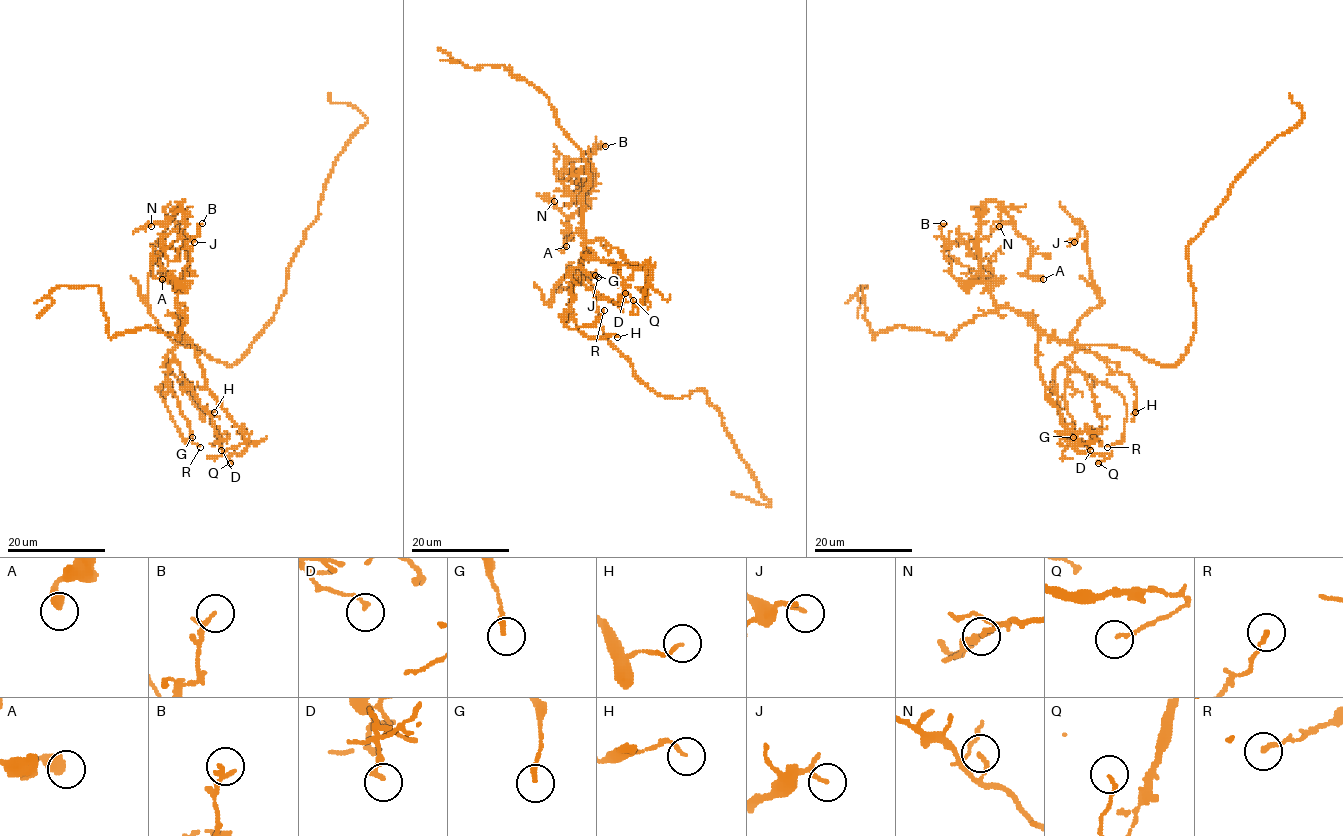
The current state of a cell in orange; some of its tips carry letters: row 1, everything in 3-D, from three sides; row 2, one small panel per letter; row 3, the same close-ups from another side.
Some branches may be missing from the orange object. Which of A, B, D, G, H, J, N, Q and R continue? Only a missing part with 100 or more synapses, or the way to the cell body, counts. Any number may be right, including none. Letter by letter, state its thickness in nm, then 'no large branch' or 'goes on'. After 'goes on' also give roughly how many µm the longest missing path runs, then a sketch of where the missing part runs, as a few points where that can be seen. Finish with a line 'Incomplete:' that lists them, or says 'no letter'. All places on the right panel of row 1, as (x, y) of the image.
A: 400 nm | no large branch
B: 200 nm | no large branch
D: 160 nm | no large branch
G: 190 nm | no large branch
H: 110 nm | no large branch
J: 100 nm | no large branch
N: 130 nm | no large branch
Q: 120 nm | no large branch
R: 170 nm | no large branch
Incomplete: no letter

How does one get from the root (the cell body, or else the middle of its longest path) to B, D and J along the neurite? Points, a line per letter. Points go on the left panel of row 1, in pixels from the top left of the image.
B: (198, 348), (177, 342), (181, 334), (177, 290), (189, 281), (184, 268), (192, 260), (192, 243), (202, 223)
D: (198, 348), (178, 345), (173, 349), (173, 358), (195, 398), (210, 414), (221, 450)
J: (198, 348), (174, 342), (150, 313), (147, 303), (153, 250), (167, 224), (173, 221), (179, 234), (194, 242)

